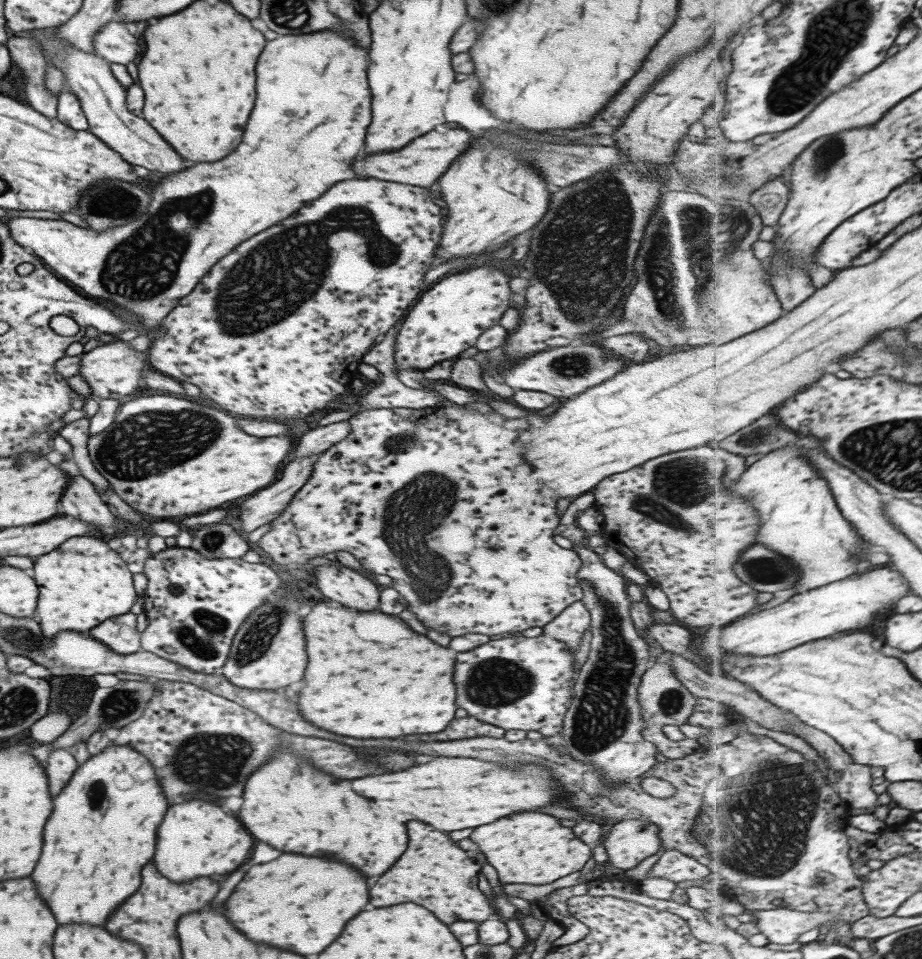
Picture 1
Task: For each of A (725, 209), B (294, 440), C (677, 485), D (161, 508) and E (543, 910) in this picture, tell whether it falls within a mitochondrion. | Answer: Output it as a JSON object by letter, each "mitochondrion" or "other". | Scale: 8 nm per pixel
{"A":"mitochondrion","B":"other","C":"mitochondrion","D":"other","E":"other"}

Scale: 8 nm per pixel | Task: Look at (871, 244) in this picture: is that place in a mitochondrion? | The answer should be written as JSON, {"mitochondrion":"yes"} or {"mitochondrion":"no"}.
{"mitochondrion":"no"}

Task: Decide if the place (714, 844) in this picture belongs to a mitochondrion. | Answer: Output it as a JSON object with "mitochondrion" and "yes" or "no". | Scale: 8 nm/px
{"mitochondrion":"yes"}

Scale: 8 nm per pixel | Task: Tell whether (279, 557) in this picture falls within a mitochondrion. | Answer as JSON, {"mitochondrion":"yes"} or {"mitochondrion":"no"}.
{"mitochondrion":"no"}

